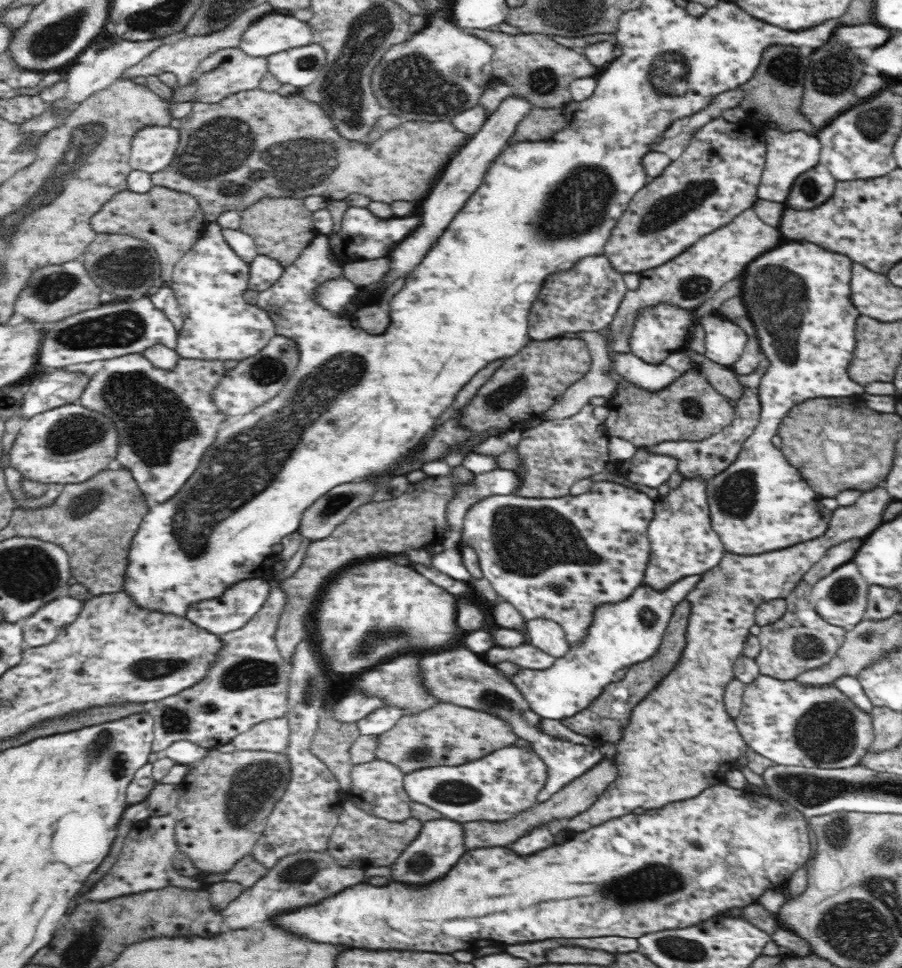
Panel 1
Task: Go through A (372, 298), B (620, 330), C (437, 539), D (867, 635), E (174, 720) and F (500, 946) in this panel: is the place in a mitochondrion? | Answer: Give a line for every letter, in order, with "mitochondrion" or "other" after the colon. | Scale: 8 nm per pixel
A: other
B: mitochondrion
C: other
D: mitochondrion
E: mitochondrion
F: other

